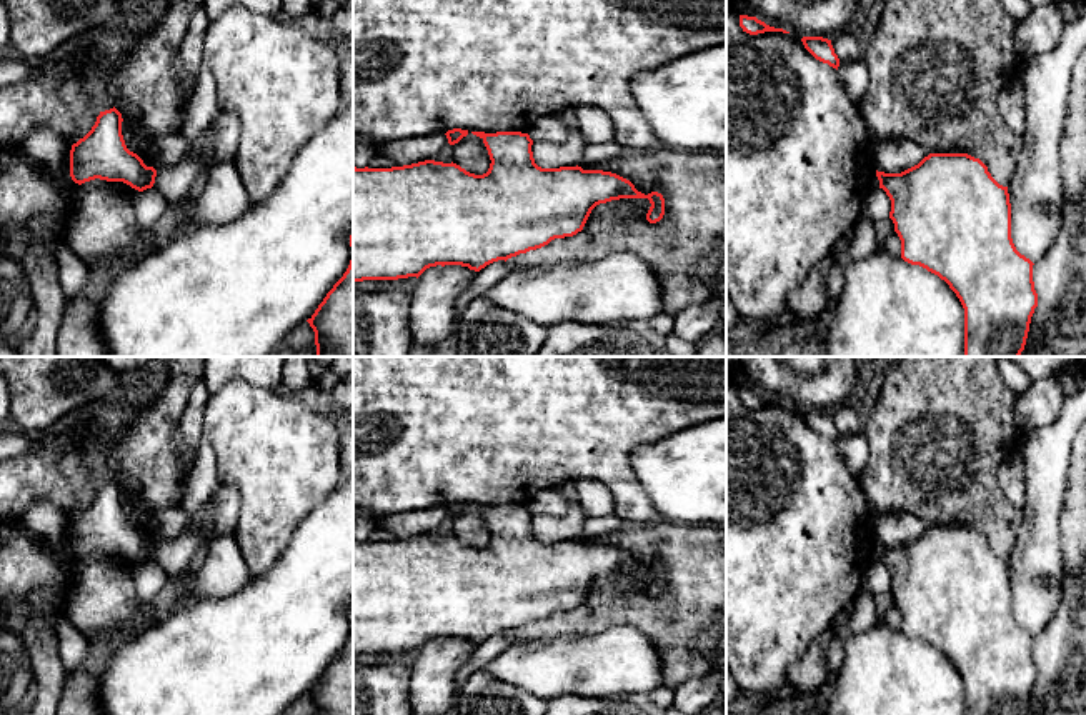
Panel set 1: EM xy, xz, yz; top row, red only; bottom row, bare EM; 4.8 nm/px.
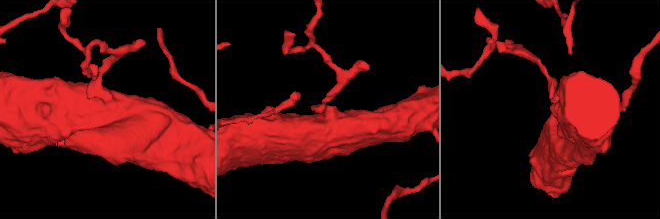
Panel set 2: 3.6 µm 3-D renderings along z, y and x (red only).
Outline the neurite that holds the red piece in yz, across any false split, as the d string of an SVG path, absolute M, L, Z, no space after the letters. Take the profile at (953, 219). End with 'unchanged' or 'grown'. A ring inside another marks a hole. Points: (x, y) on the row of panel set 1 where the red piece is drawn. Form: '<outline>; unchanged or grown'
M929 153L901 173L876 170L876 177L891 200L889 218L901 240L901 258L944 280L964 308L964 357L1019 357L1038 307L1038 293L1033 282L1034 263L1016 250L1011 238L1008 187L999 185L988 167L968 153Z; unchanged

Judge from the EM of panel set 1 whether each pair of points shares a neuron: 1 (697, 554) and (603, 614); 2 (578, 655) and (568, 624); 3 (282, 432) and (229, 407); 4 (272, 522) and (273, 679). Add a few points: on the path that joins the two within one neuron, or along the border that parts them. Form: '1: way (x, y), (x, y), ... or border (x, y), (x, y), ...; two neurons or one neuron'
1: way (685, 580), (657, 609), (630, 609); one neuron
2: border (610, 627), (593, 635), (555, 635), (533, 642); two neurons
3: way (269, 432), (255, 432), (242, 420); one neuron
4: border (293, 530), (282, 554), (255, 577); two neurons

